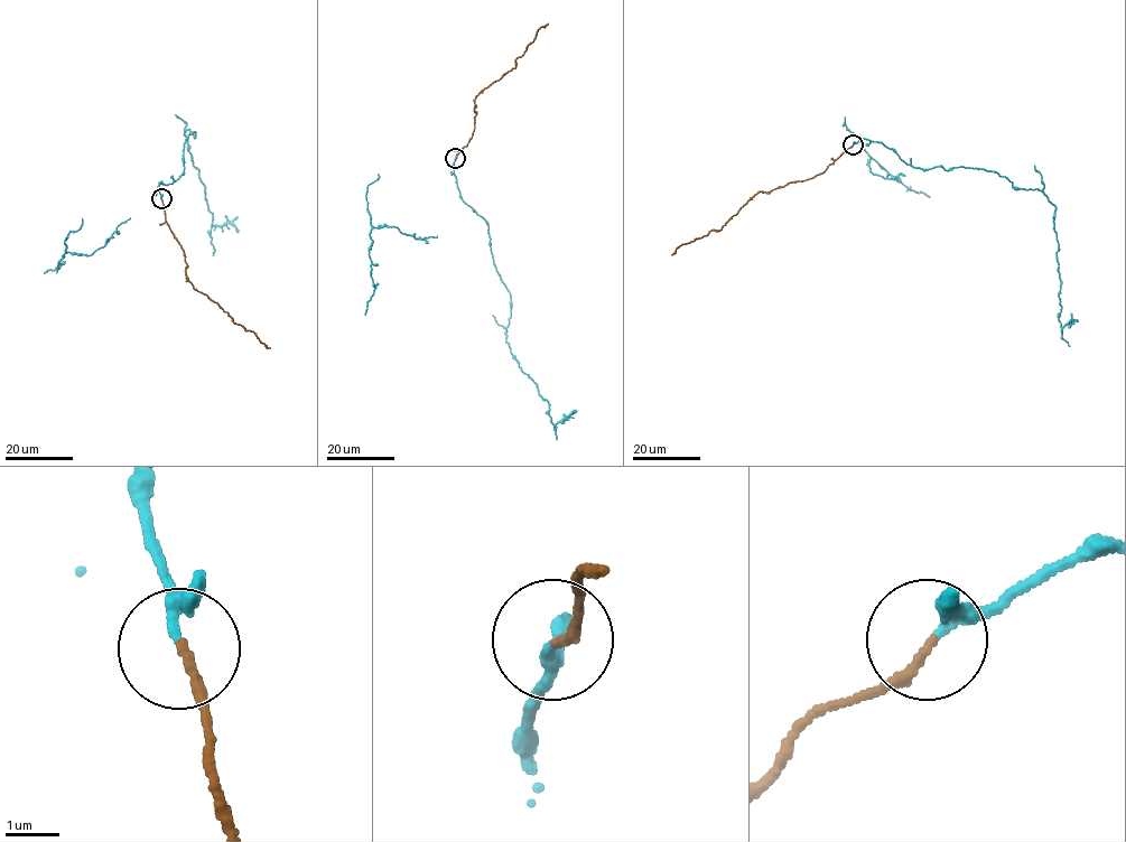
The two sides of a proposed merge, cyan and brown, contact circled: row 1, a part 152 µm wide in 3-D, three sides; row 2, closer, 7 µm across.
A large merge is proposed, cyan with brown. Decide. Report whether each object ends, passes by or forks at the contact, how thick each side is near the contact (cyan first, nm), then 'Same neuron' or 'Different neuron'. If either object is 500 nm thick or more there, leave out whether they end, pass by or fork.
At the ring cyan passes by. At the ring brown ends. Thickness 160 nm (cyan) against 180 nm. Same neuron

